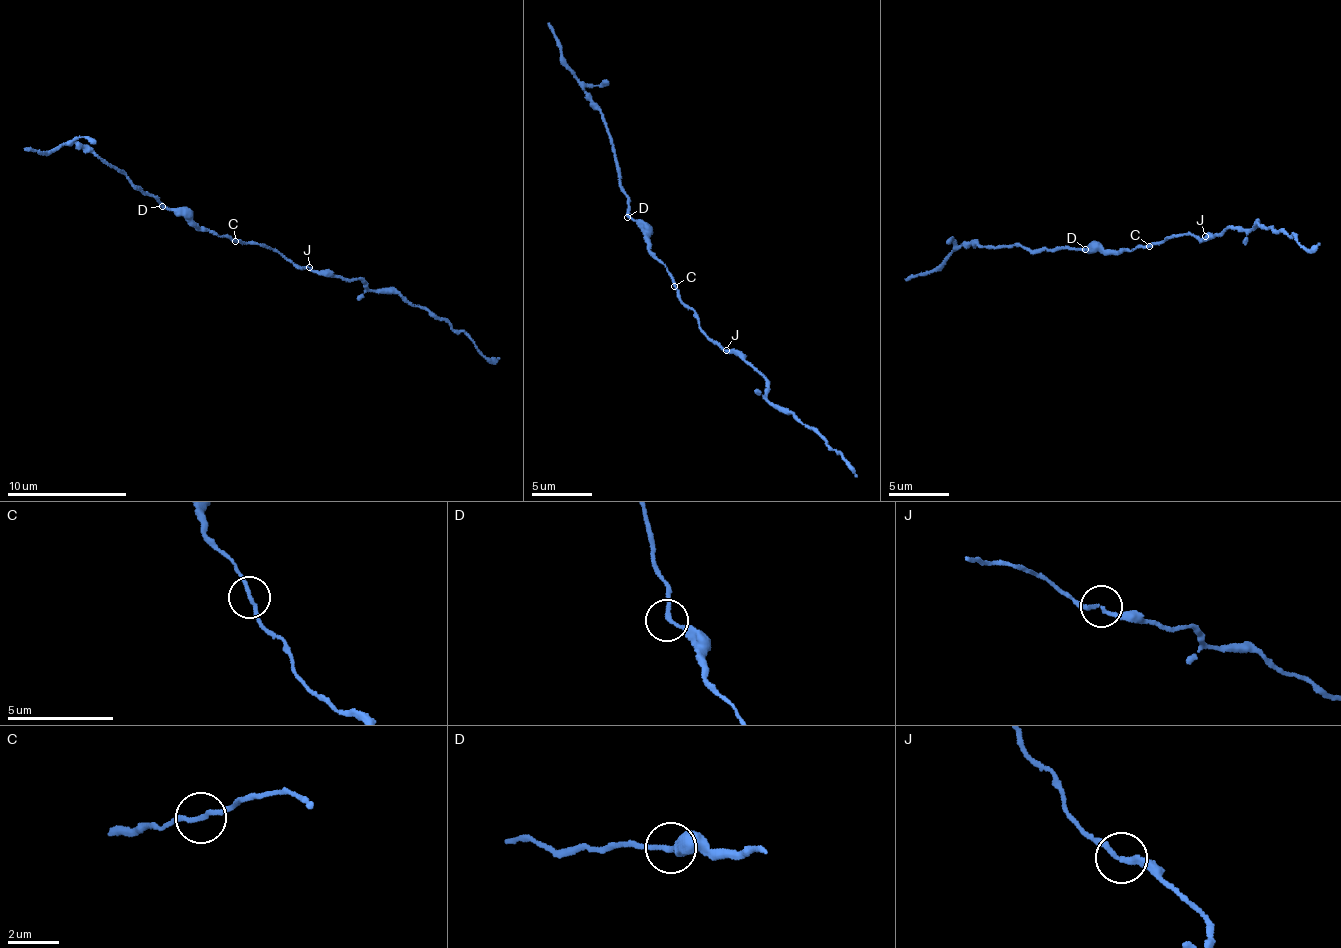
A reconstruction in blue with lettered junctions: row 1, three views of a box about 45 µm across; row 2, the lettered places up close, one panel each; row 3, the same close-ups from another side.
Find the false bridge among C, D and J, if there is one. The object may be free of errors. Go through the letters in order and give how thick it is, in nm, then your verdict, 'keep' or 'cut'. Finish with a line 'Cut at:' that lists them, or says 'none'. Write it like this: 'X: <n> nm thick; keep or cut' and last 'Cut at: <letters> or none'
C: 170 nm thick; keep
D: 180 nm thick; keep
J: 180 nm thick; keep
Cut at: none

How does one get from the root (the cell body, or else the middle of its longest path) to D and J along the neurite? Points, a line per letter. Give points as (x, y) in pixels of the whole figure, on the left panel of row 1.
D: (234, 240), (202, 229), (190, 218), (162, 206)
J: (234, 240), (278, 249), (299, 266), (310, 268)

